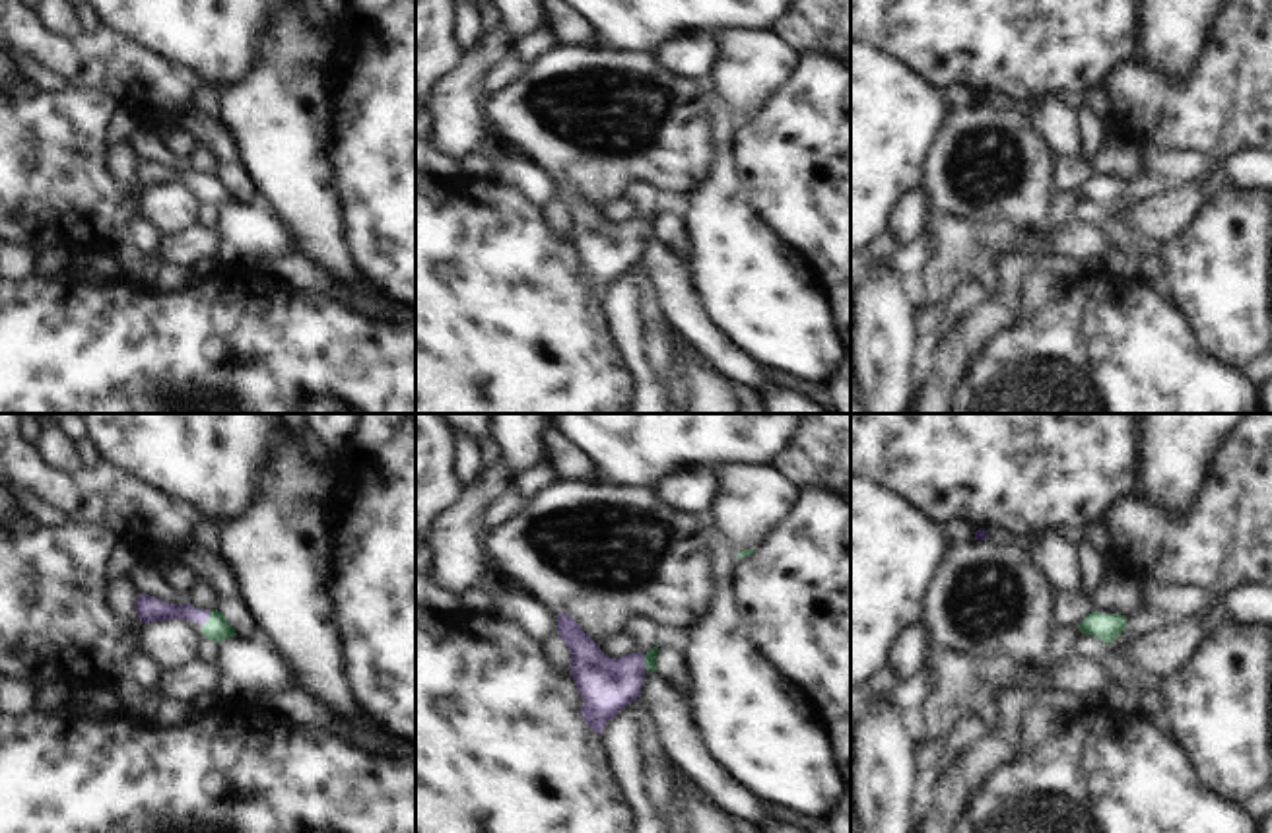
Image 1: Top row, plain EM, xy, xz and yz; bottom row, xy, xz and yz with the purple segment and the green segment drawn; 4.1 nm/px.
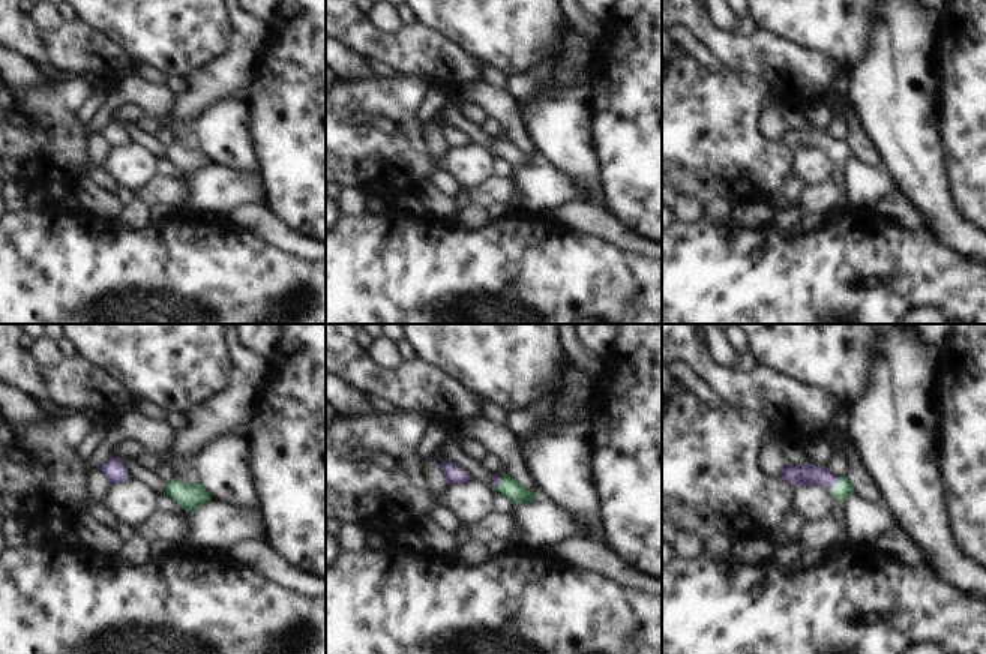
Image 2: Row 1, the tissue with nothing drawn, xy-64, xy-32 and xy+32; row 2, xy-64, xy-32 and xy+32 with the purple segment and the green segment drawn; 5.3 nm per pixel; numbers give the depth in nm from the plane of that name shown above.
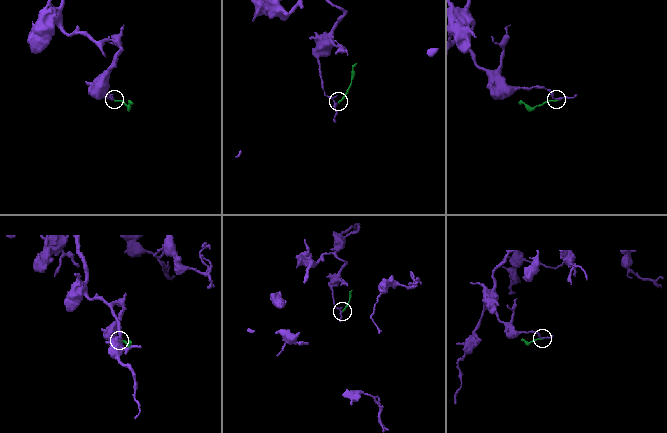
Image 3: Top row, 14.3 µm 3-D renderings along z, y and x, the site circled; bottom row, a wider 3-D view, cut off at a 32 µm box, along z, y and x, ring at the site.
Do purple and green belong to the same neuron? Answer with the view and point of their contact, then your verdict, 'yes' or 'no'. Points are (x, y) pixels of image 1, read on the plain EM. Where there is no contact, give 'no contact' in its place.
meets purple in xz at (643, 228); yes

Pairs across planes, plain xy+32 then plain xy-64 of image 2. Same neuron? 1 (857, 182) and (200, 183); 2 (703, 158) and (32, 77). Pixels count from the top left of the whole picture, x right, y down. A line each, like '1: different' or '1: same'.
1: same
2: different

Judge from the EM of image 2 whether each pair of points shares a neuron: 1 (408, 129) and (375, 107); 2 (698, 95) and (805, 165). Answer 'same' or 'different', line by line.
1: same
2: different

